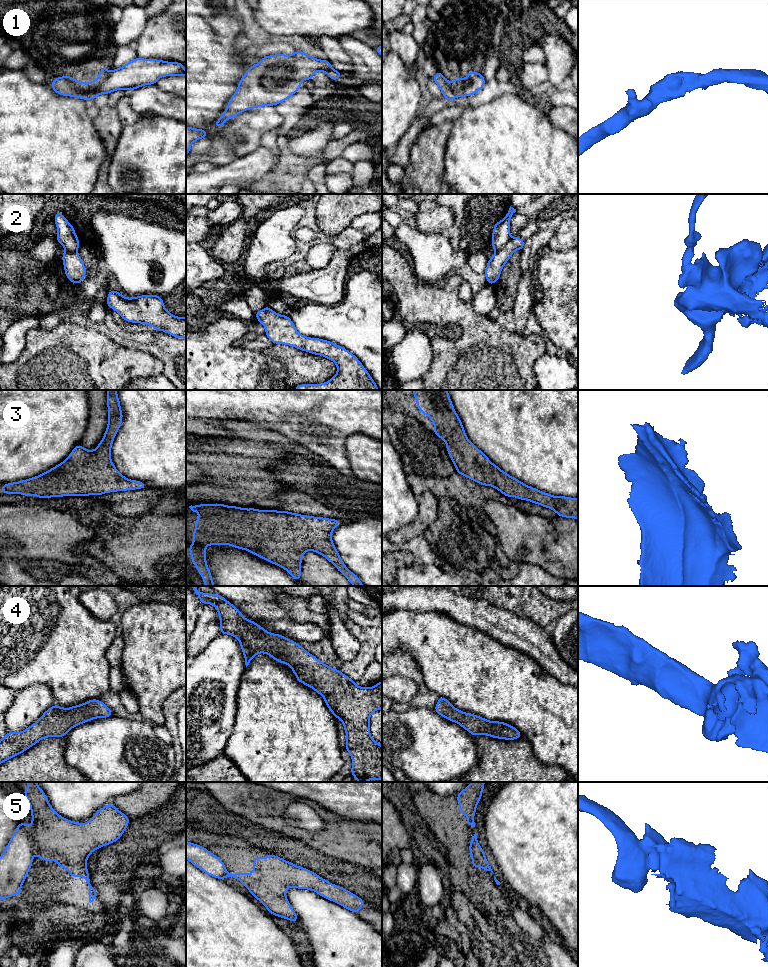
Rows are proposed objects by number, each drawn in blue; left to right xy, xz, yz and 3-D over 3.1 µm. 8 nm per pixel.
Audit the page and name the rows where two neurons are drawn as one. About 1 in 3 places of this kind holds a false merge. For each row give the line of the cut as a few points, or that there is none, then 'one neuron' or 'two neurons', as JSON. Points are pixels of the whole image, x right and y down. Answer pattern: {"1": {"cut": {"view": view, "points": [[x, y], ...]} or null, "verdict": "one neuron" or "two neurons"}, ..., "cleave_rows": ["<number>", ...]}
{"1": {"cut": null, "verdict": "one neuron"}, "2": {"cut": {"view": "yz", "points": [[511, 238], [496, 251]]}, "verdict": "two neurons"}, "3": {"cut": null, "verdict": "one neuron"}, "4": {"cut": null, "verdict": "one neuron"}, "5": {"cut": {"view": "xy", "points": [[30, 834], [33, 840], [34, 853]]}, "verdict": "two neurons"}, "cleave_rows": ["2", "5"]}

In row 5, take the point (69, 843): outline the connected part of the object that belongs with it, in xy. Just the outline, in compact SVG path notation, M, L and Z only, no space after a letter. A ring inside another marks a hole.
M27 782L27 788L23 791L30 806L32 822L32 840L34 854L42 861L54 860L61 869L68 869L70 877L84 877L85 884L89 886L89 902L98 900L97 890L92 886L88 868L86 866L90 854L95 850L117 842L127 829L130 818L120 812L112 803L106 804L95 812L94 817L86 823L68 820L58 814L50 805L45 792L37 782Z

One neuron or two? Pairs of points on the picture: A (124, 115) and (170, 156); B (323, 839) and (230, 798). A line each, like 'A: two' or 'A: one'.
A: two
B: one

